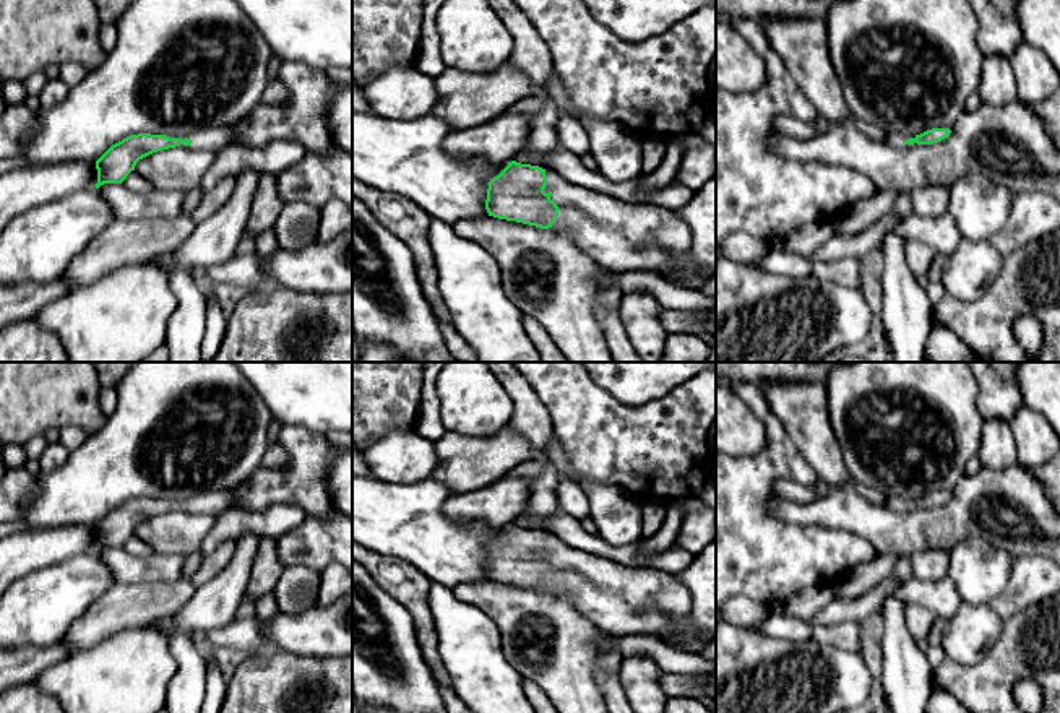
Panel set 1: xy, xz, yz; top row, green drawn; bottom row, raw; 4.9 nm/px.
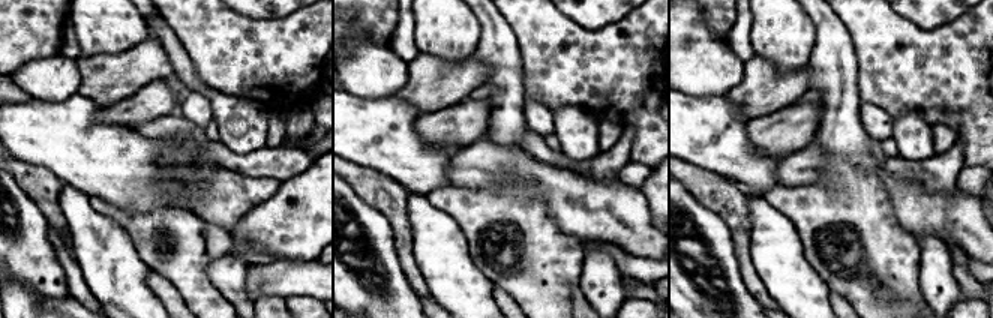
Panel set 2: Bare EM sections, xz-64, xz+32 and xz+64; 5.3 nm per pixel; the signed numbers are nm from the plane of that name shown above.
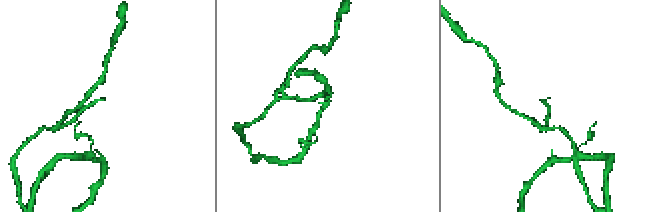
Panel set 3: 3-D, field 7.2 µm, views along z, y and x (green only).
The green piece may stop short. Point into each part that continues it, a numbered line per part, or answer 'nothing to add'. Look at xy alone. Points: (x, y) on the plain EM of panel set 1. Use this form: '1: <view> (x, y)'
1: xy (213, 502)

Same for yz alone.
1: yz (896, 504)

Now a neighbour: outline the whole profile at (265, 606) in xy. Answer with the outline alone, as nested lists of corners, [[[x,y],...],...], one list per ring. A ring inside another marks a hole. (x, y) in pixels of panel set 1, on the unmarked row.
[[[273,593],[263,594],[261,598],[258,598],[255,601],[255,614],[258,619],[266,620],[268,617],[271,617],[273,614],[276,614],[278,609],[278,603]]]

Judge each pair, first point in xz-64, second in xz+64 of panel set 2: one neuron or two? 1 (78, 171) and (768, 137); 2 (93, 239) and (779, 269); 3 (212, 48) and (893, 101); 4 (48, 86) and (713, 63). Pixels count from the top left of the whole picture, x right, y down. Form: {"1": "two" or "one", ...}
{"1": "two", "2": "one", "3": "one", "4": "one"}

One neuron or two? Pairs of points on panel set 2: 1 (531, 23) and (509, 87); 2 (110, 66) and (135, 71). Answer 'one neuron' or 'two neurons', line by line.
1: two neurons
2: one neuron

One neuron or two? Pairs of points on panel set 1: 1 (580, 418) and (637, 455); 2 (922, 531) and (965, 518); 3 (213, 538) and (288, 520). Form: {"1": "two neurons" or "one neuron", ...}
{"1": "one neuron", "2": "one neuron", "3": "one neuron"}

